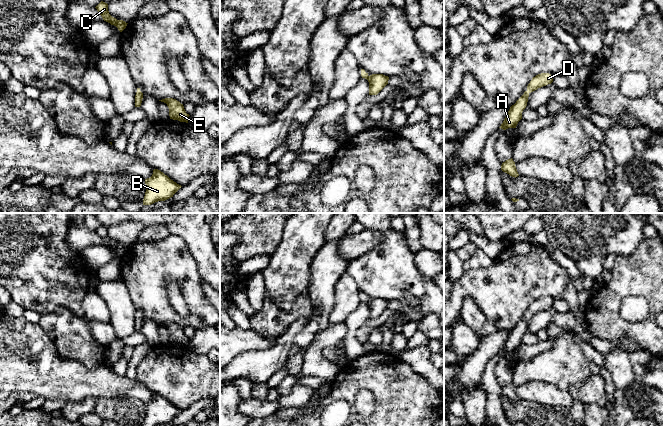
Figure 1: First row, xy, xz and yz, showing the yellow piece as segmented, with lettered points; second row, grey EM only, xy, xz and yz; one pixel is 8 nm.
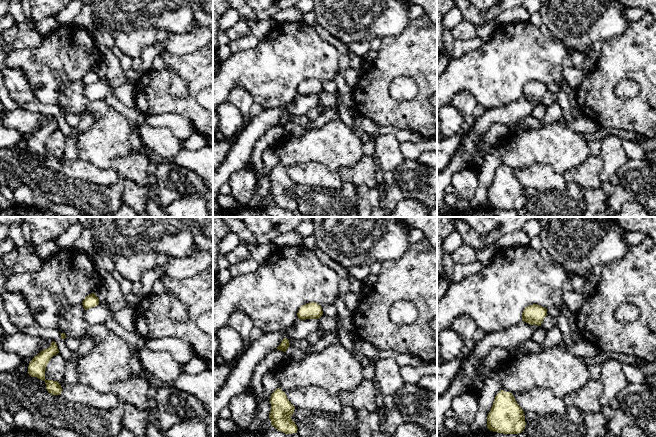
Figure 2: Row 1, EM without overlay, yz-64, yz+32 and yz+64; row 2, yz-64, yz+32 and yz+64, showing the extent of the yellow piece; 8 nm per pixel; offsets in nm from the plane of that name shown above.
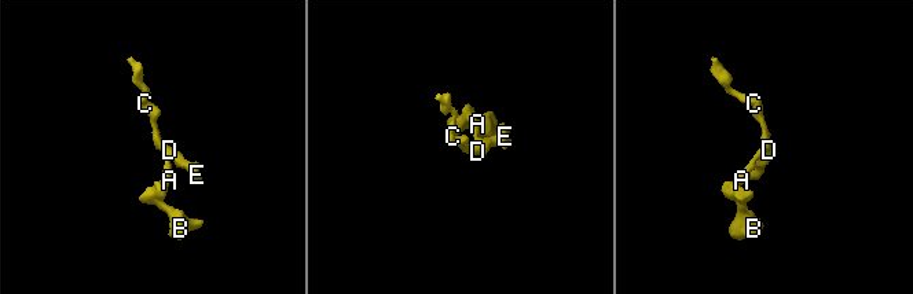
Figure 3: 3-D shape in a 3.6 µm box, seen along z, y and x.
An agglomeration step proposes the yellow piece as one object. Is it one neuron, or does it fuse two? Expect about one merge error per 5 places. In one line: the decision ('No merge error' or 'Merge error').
No merge error

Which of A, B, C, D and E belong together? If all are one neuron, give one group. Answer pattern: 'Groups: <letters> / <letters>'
Groups: A B C D E

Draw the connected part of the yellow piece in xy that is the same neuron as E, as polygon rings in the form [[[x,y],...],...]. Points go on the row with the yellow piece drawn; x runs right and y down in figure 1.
[[[165,98],[159,101],[167,104],[170,119],[188,123],[190,115],[186,113],[183,104],[173,98]]]

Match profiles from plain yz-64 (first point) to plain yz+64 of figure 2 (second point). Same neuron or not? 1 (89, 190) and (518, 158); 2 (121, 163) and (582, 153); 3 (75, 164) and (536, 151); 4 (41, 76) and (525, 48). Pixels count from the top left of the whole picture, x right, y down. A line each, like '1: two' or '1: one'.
1: two
2: two
3: two
4: one

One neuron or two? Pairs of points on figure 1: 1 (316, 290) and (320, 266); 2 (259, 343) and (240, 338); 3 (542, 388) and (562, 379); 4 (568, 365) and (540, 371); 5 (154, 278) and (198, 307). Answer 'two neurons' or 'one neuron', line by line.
1: one neuron
2: one neuron
3: two neurons
4: one neuron
5: one neuron

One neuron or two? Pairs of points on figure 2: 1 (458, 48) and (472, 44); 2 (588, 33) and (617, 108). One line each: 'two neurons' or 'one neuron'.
1: one neuron
2: two neurons

